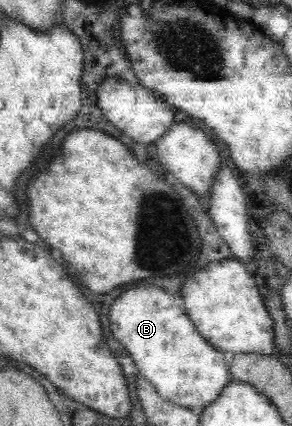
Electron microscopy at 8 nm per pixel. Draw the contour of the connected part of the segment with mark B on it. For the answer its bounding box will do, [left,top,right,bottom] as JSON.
[109,281,231,410]

